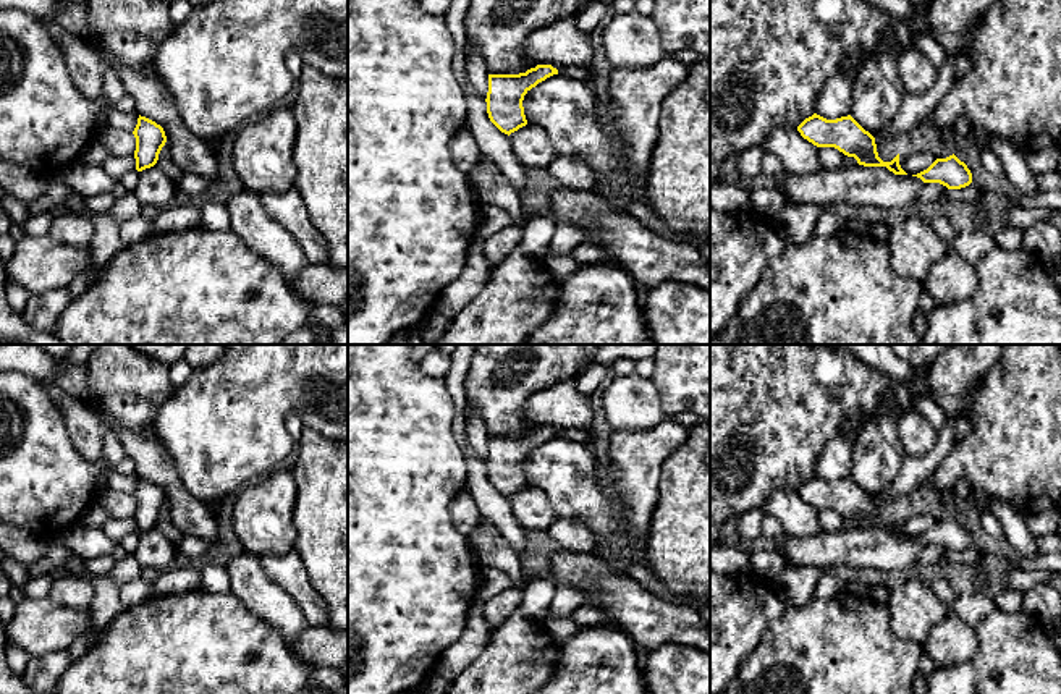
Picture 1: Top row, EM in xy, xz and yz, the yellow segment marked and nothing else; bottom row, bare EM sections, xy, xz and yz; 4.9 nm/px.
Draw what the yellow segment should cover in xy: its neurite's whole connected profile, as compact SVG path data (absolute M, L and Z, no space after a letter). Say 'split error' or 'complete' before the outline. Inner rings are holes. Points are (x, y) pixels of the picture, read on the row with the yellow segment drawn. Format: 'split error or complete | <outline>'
complete | M139 115L133 134L136 138L136 170L142 171L154 167L159 160L162 147L167 142L163 128L155 121Z

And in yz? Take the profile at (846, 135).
complete | M817 113L805 118L797 131L817 147L835 147L848 157L854 157L864 167L886 167L894 175L907 175L899 165L899 154L891 162L878 157L875 138L865 131L851 115L826 120Z

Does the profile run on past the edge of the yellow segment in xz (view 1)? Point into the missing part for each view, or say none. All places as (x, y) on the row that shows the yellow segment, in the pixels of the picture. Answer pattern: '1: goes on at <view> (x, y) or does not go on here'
1: does not go on here

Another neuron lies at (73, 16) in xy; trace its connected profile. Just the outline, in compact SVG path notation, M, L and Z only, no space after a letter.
M84 3L66 5L57 11L53 19L68 32L92 45L94 34L92 29L87 28Z

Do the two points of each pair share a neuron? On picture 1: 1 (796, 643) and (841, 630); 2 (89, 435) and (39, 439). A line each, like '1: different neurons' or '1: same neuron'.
1: same neuron
2: different neurons

